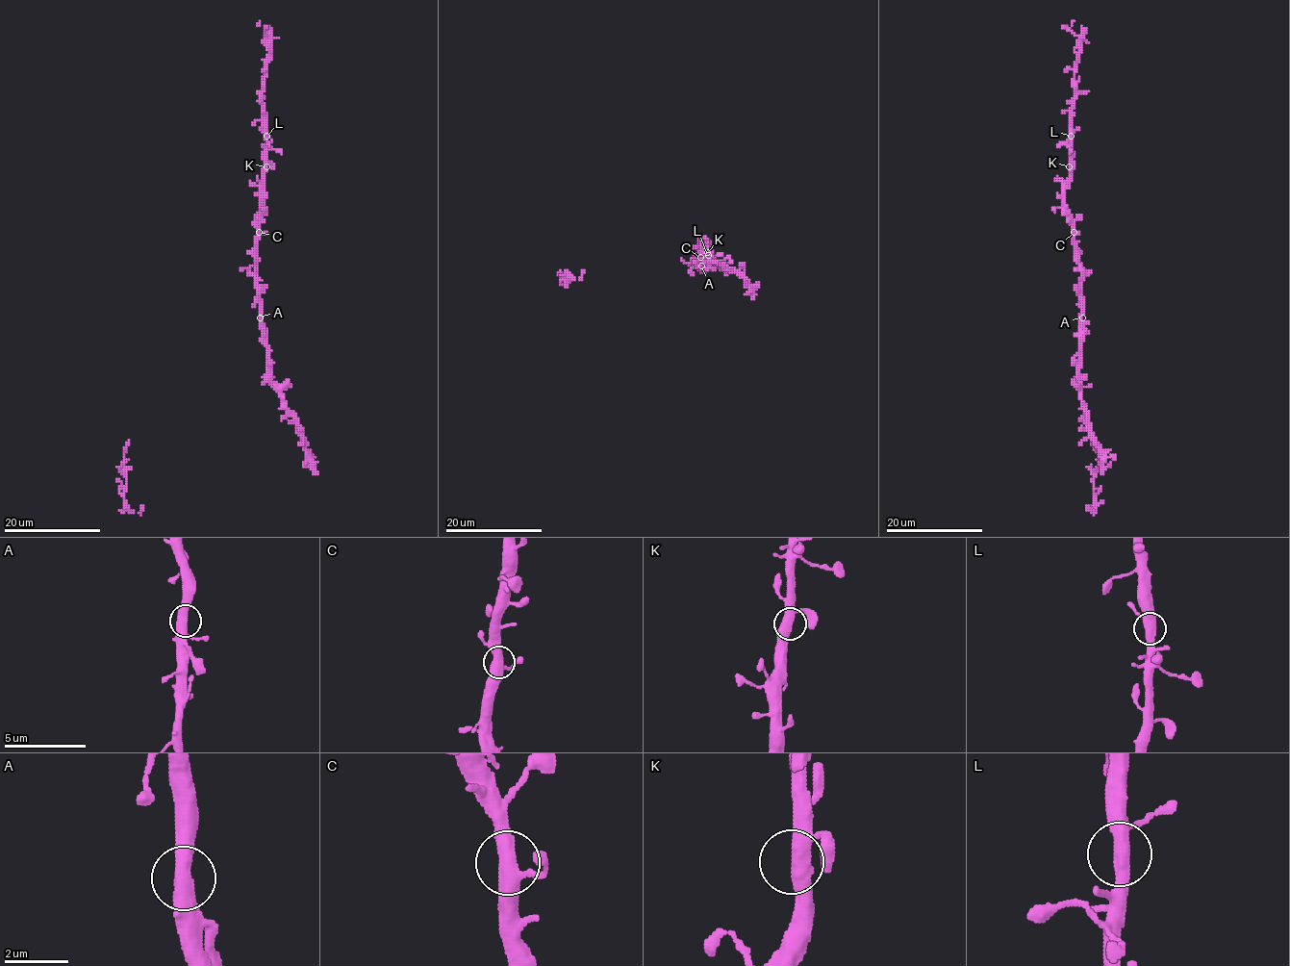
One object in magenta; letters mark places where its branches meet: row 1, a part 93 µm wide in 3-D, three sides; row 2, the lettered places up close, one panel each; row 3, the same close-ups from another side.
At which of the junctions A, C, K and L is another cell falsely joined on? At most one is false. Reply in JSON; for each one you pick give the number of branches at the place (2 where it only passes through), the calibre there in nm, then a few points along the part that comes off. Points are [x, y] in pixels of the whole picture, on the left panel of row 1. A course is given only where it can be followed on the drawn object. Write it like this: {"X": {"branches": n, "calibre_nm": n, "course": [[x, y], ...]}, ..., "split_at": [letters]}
{"split_at": []}

